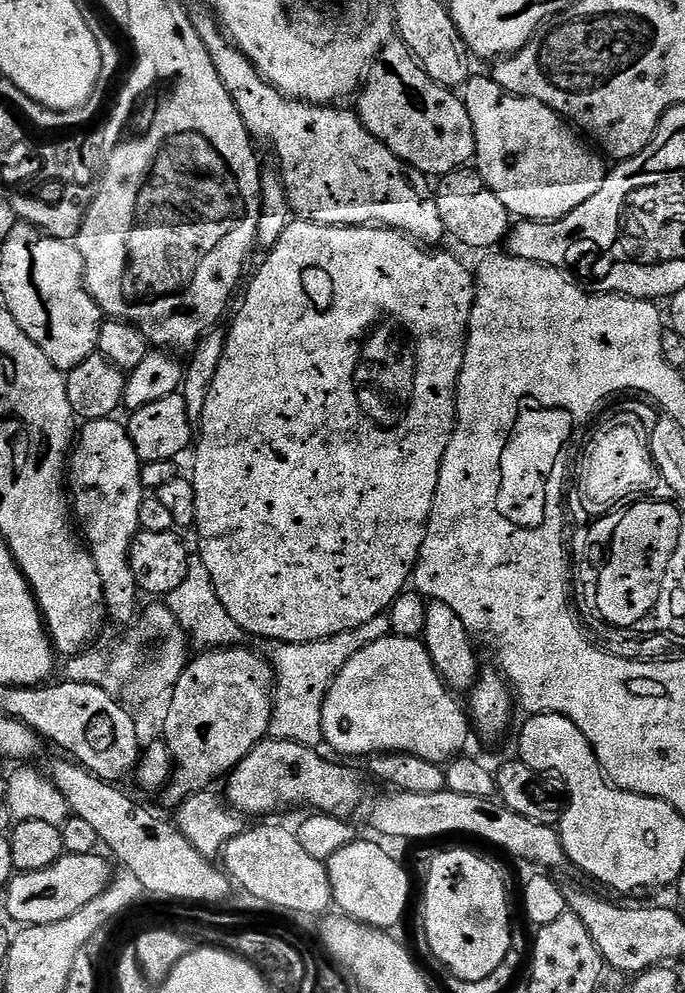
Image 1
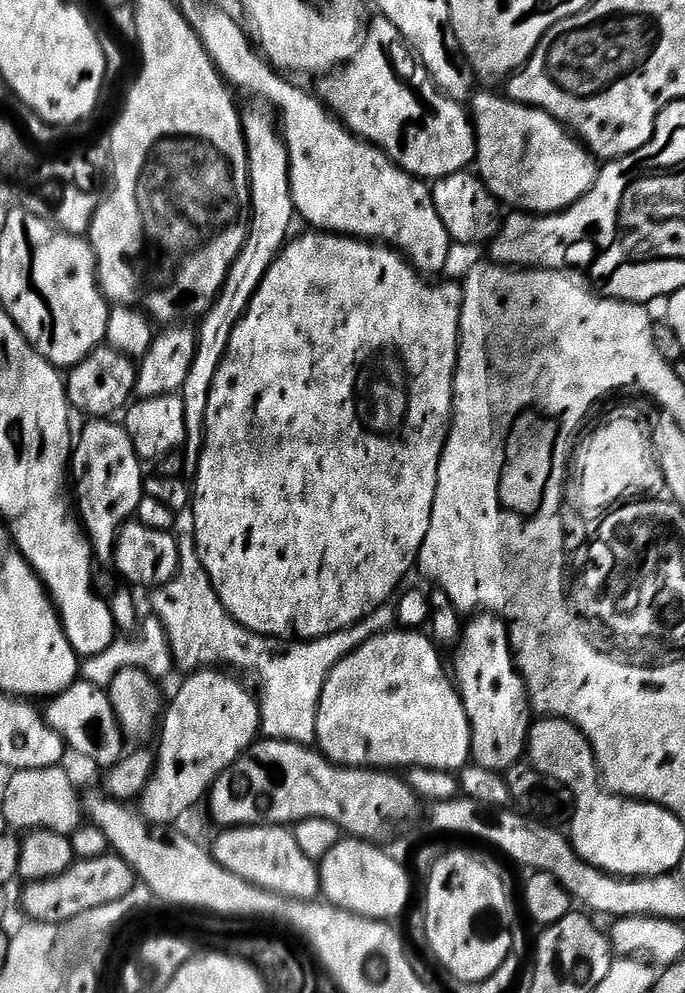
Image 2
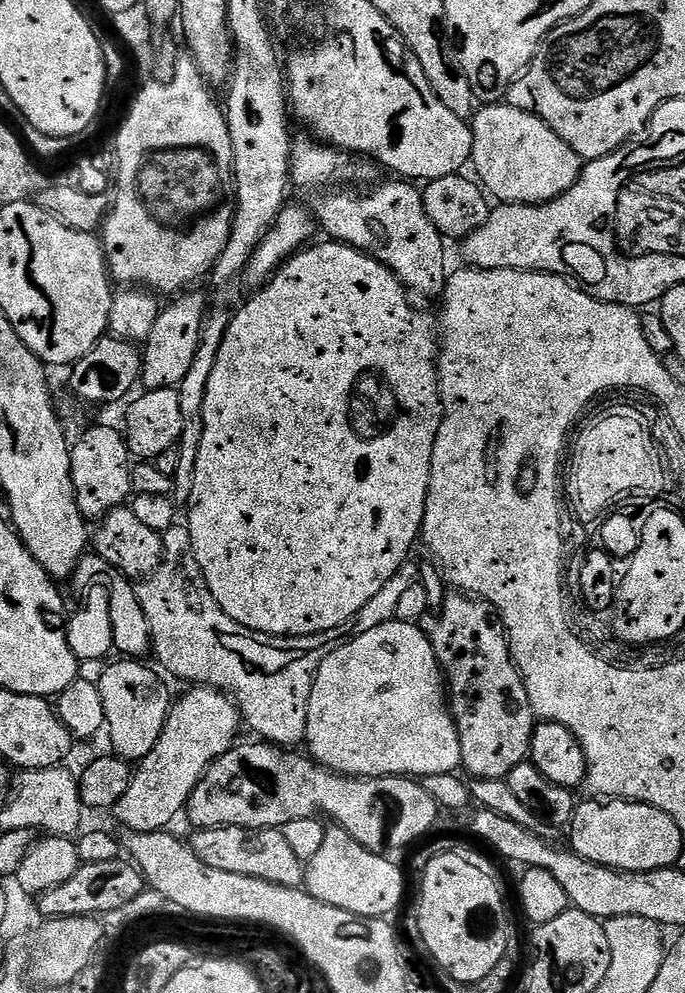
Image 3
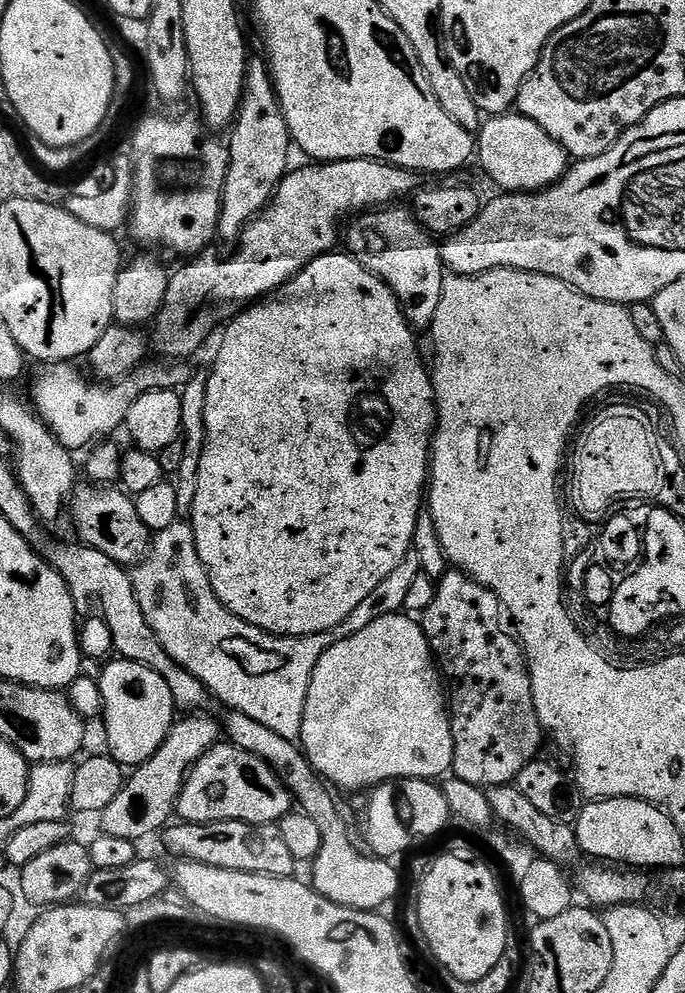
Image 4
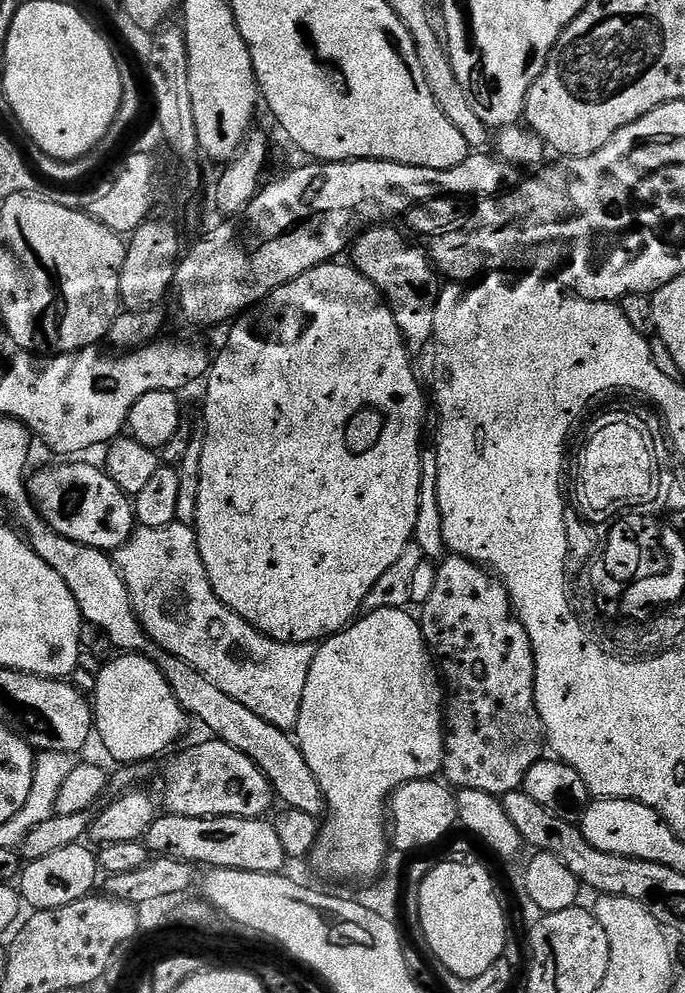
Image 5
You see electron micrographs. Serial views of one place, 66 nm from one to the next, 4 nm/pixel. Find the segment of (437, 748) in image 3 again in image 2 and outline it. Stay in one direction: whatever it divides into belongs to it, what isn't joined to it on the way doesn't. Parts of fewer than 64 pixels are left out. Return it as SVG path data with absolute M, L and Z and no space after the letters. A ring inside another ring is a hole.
M389 630L380 636L366 641L358 650L354 650L342 662L334 666L334 670L326 678L326 686L322 686L322 696L318 702L318 718L316 719L316 744L319 751L334 764L350 768L374 768L377 770L407 770L413 768L437 768L453 774L461 768L467 768L472 754L472 727L466 718L466 710L460 701L460 693L453 681L444 673L444 664L440 661L441 649L423 631Z

